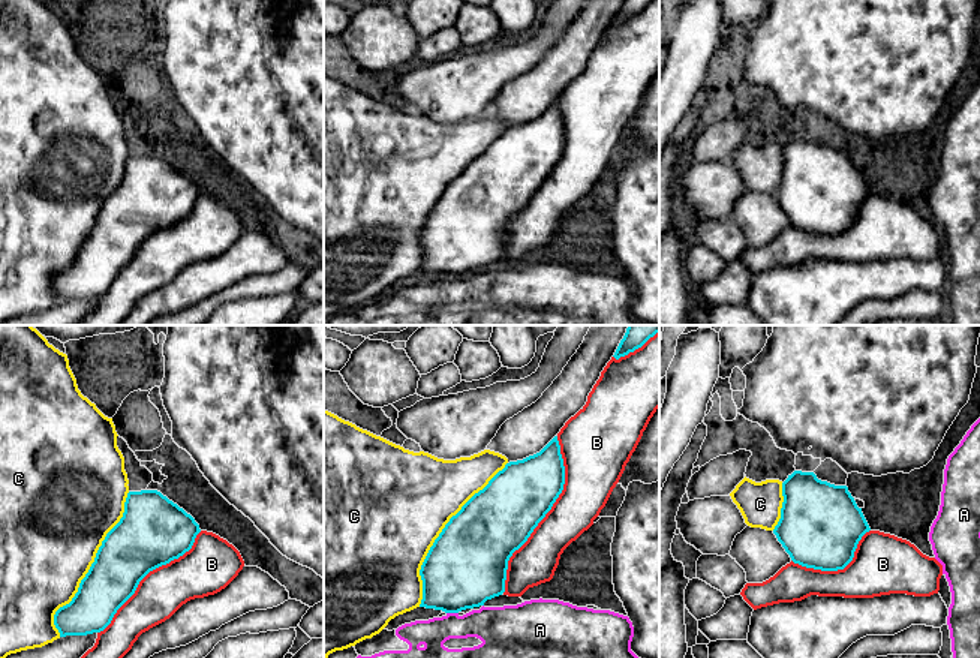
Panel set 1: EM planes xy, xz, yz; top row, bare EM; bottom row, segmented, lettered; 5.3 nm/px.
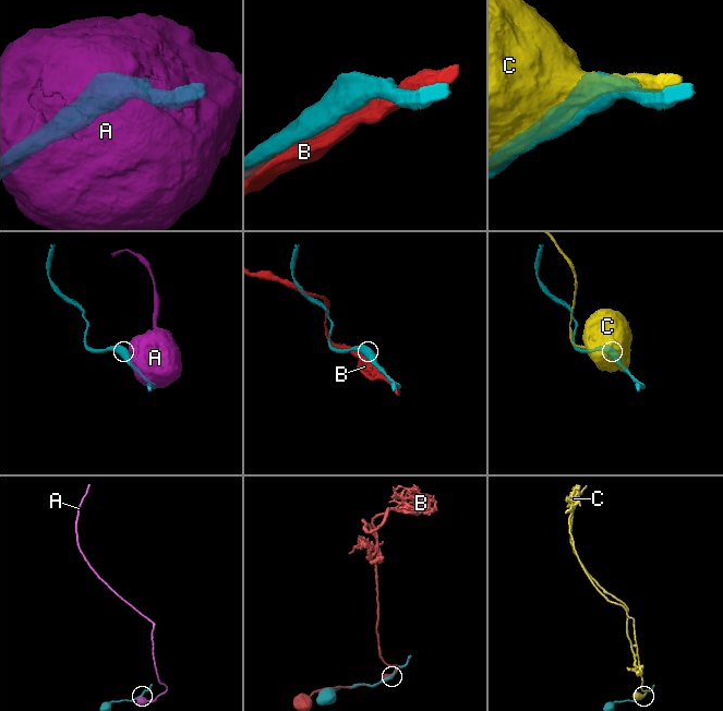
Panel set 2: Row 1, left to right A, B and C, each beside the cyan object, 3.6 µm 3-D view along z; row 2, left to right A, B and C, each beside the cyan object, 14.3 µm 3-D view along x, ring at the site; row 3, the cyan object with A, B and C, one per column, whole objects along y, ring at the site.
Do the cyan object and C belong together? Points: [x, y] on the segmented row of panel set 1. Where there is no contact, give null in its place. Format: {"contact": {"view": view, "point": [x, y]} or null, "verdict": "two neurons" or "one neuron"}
{"contact": {"view": "xz", "point": [439, 534]}, "verdict": "two neurons"}

